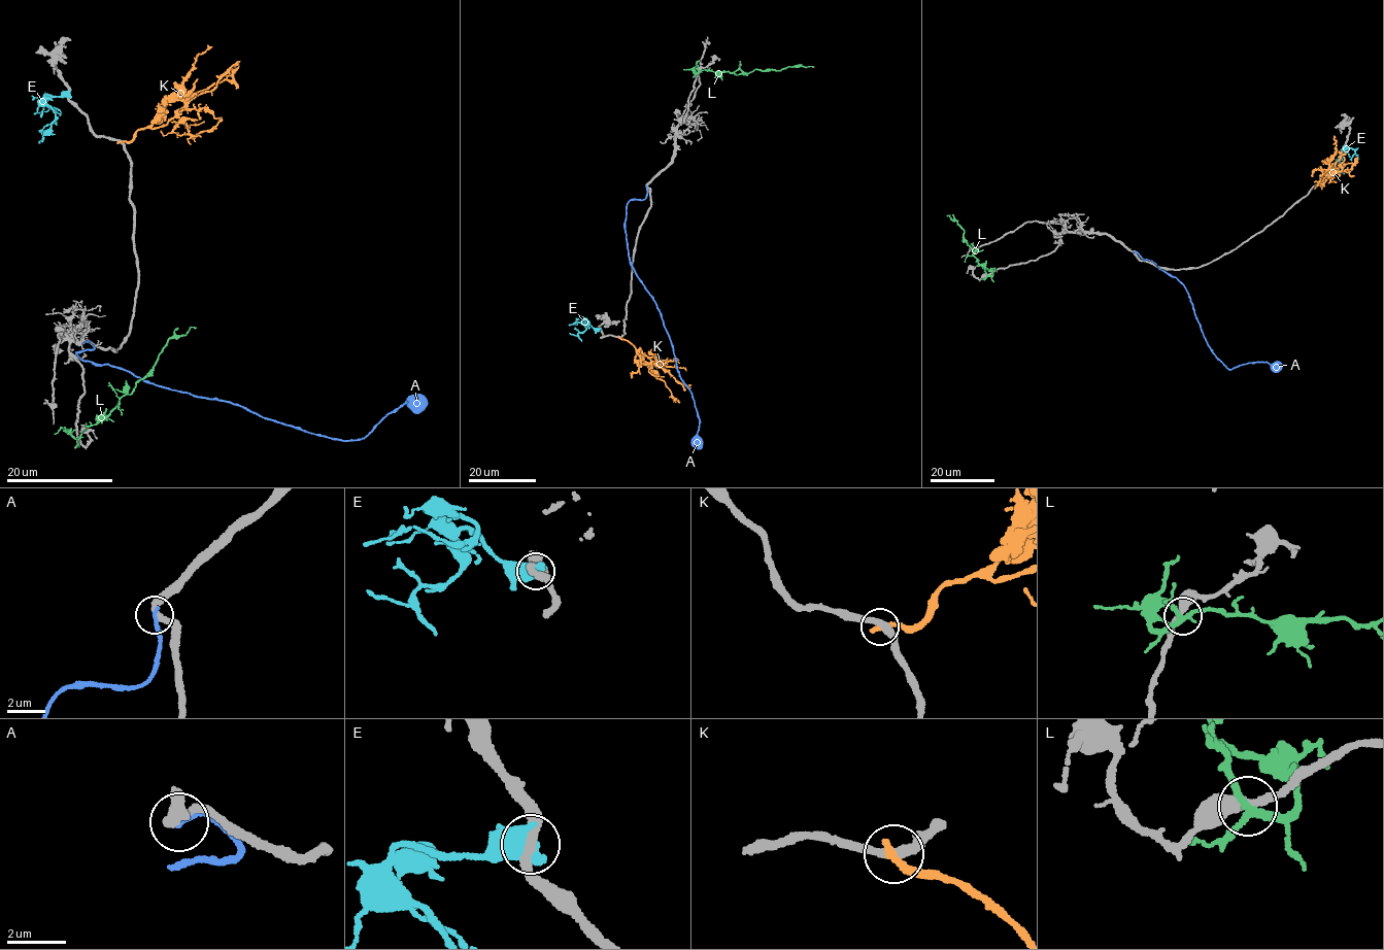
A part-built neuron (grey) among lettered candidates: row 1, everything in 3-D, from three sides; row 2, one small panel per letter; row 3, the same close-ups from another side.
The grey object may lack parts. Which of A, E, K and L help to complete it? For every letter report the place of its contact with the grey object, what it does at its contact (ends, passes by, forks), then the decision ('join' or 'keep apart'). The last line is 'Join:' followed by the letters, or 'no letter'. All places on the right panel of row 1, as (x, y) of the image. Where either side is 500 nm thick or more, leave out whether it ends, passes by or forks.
A: contact (1135, 251); it ends; join
E: contact (1343, 148); keep apart
K: contact (1322, 179); it ends; keep apart
L: contact (987, 275); it forks; keep apart
Join: A

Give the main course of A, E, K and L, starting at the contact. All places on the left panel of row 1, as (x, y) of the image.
A: (82, 342), (94, 347), (76, 354), (85, 360), (343, 440), (361, 439), (413, 398), (423, 403)
E: (68, 94), (43, 96), (56, 119), (43, 128), (42, 137), (37, 143)
K: (120, 142), (165, 125), (179, 112), (183, 104), (176, 93), (182, 78), (211, 45)
L: (79, 437), (109, 413), (120, 398), (132, 392), (156, 363), (169, 338), (178, 338), (191, 327), (196, 327)

